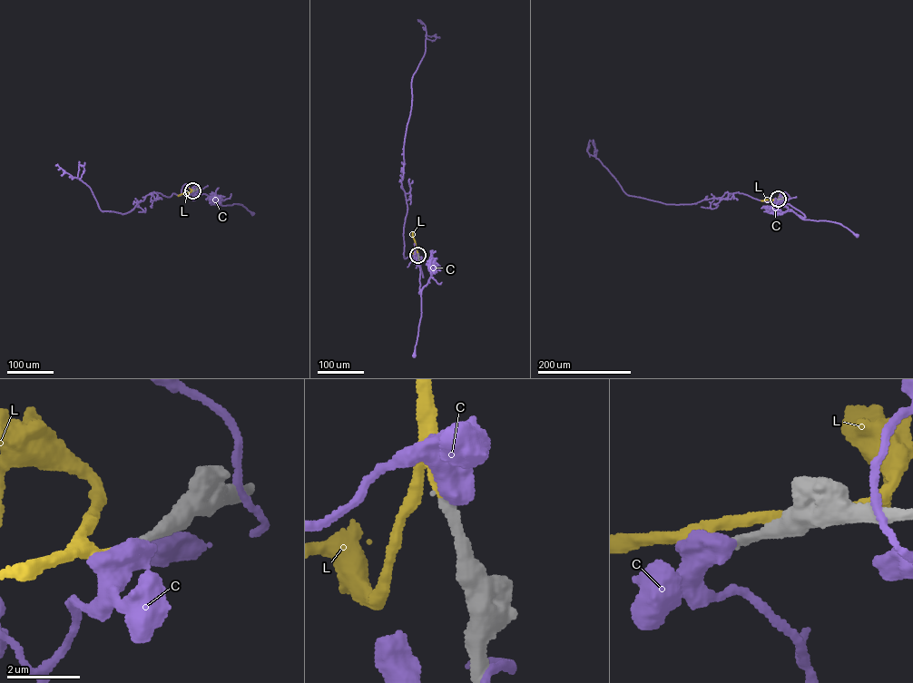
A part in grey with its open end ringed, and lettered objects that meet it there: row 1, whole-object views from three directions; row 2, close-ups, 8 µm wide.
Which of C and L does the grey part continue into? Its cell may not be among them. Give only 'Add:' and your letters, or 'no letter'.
Add: L

